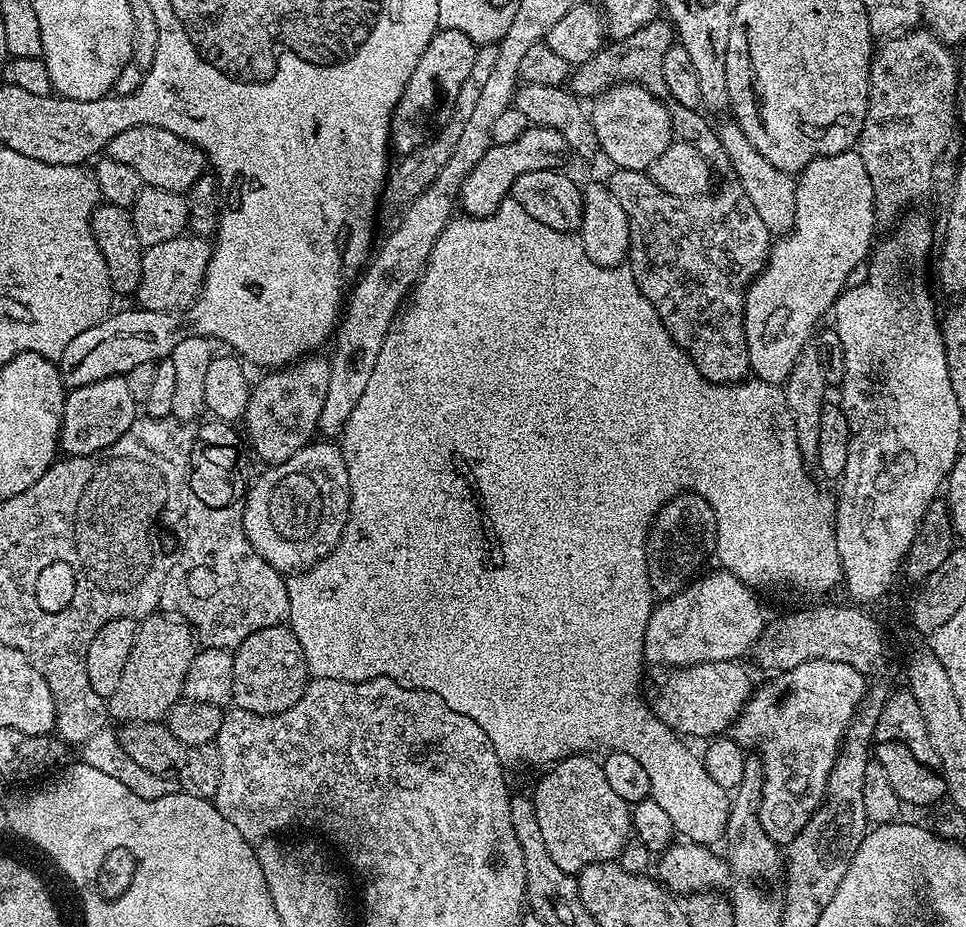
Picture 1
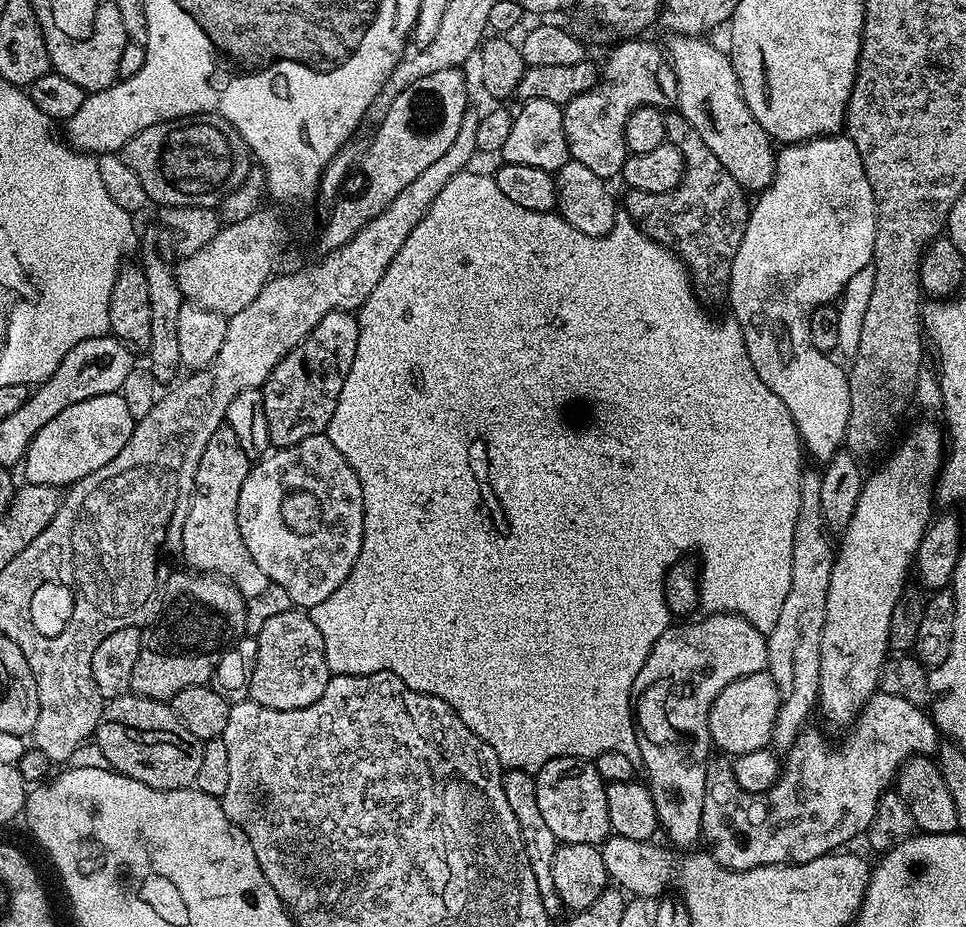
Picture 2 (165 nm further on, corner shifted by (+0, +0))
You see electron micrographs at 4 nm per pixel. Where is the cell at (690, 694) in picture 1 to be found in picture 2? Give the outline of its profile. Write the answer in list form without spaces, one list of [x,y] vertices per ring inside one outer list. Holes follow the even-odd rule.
[[[767,670],[749,676],[740,676],[734,682],[730,682],[730,686],[726,686],[722,694],[718,694],[708,715],[708,729],[712,735],[713,745],[721,753],[732,758],[750,754],[750,750],[769,747],[772,742],[774,722],[778,718],[779,705],[778,686]]]

